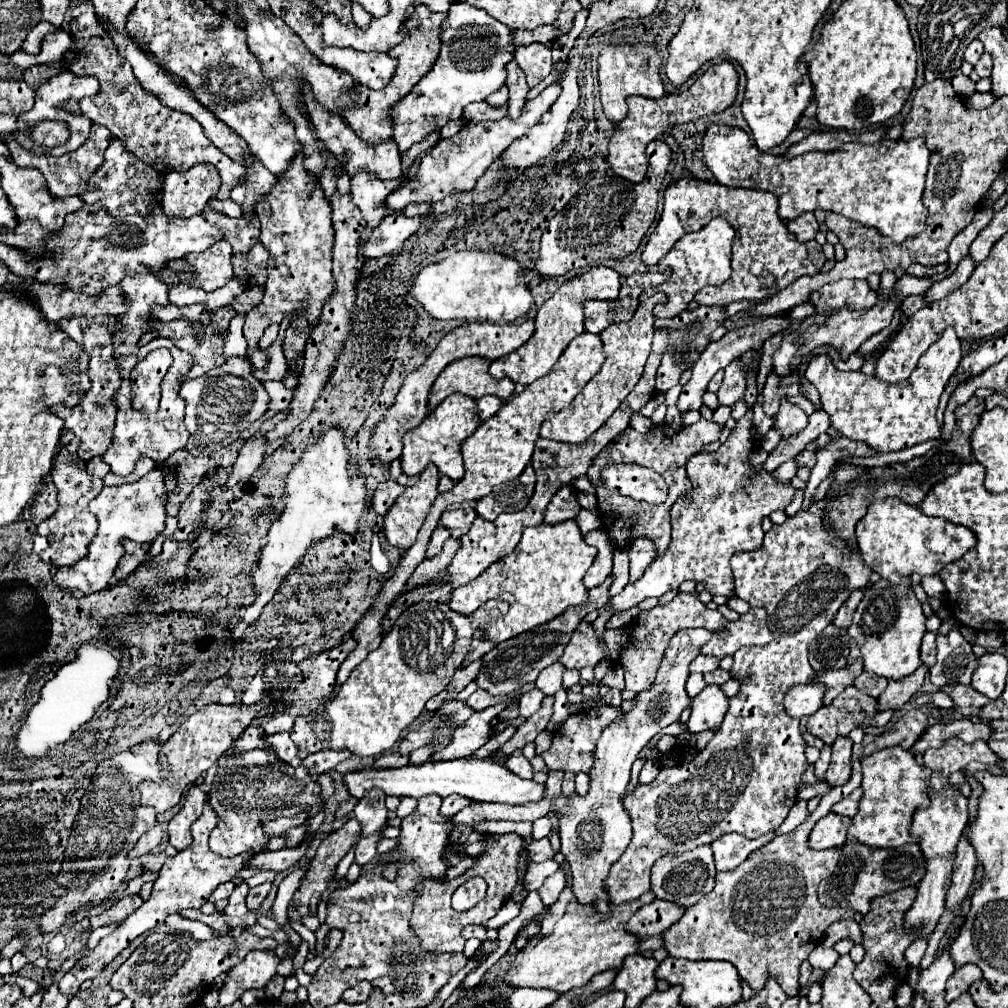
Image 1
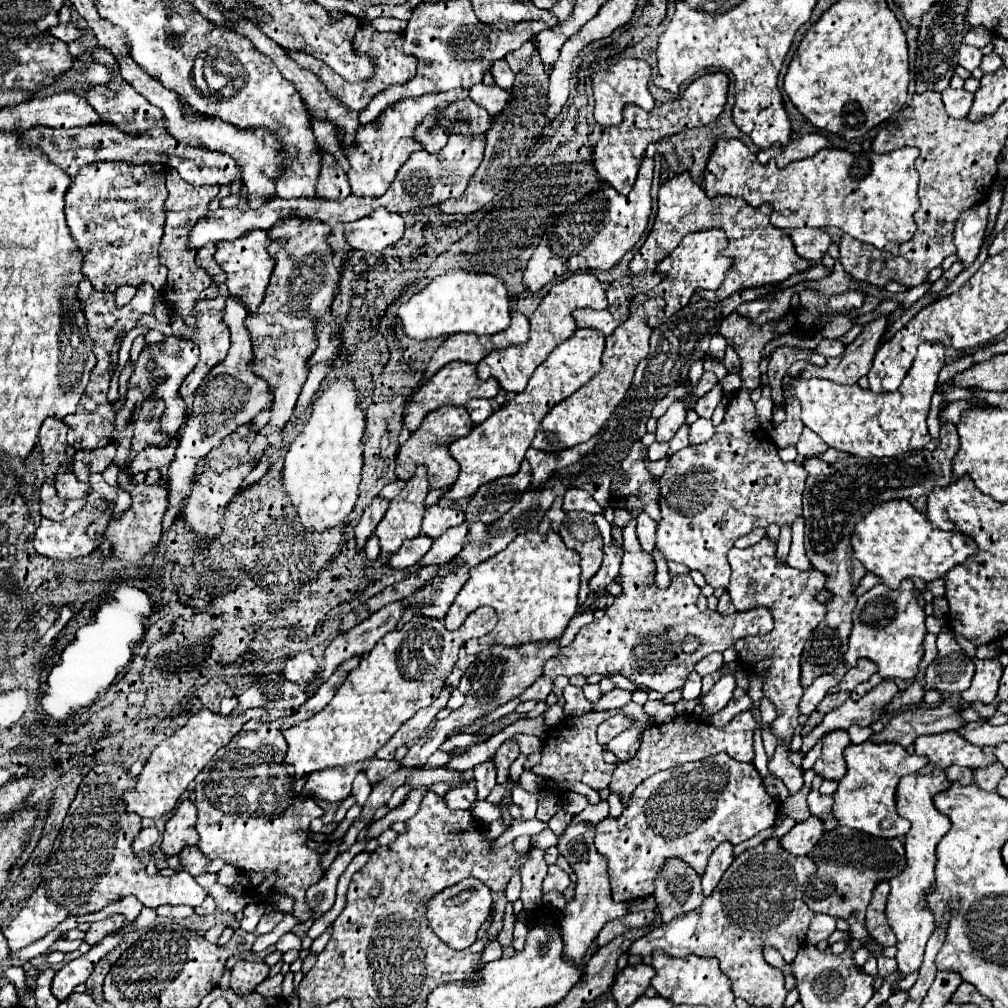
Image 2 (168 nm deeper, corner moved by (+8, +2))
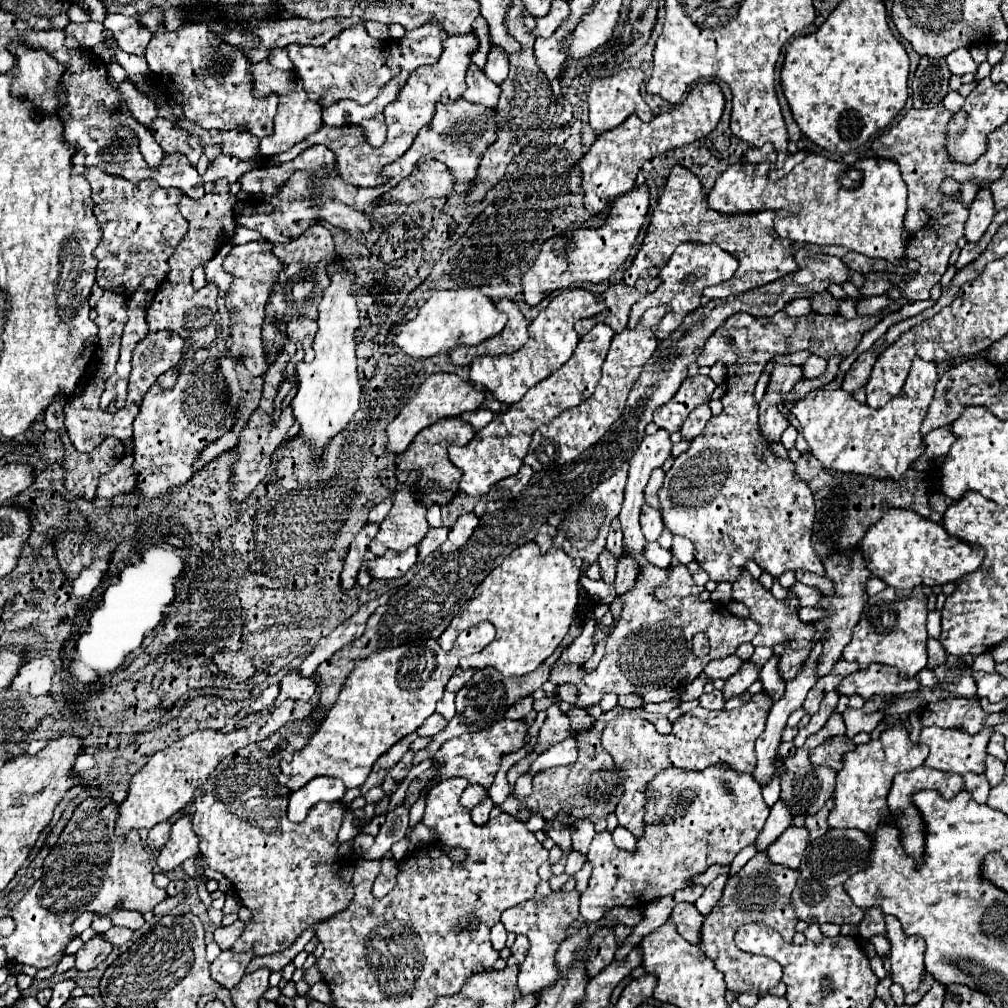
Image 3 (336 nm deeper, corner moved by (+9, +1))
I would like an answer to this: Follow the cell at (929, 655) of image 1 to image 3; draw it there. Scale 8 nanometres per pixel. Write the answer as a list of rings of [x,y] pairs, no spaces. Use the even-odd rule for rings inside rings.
[[[928,639],[928,669],[934,669],[946,661],[946,651],[940,647],[938,639]]]

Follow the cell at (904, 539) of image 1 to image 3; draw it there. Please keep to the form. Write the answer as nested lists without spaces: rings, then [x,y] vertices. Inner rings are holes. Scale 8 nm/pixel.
[[[912,509],[886,511],[878,523],[870,525],[860,547],[872,575],[904,595],[918,585],[934,587],[952,583],[976,571],[984,559],[984,549],[980,545],[954,539],[940,523],[924,519]]]

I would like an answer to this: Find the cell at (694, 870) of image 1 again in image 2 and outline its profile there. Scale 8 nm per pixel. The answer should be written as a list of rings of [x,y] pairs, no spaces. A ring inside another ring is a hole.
[[[671,858],[655,878],[653,892],[663,922],[671,922],[675,916],[695,910],[703,902],[701,876],[695,874],[693,866]]]

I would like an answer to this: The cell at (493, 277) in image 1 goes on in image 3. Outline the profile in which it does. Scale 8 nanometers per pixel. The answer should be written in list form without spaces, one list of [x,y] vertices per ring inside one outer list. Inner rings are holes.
[[[450,289],[436,291],[424,307],[420,307],[418,317],[400,325],[400,333],[394,337],[394,343],[412,359],[428,359],[438,353],[450,353],[458,345],[474,347],[490,337],[496,337],[506,325],[506,315],[502,315],[492,299],[482,295],[478,289]]]

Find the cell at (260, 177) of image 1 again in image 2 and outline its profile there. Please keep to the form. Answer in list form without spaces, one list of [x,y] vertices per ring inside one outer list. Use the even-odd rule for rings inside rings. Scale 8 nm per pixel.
[[[251,230],[233,242],[219,242],[215,252],[215,262],[227,272],[227,288],[231,294],[239,296],[249,312],[255,312],[265,296],[269,276],[273,270],[273,258],[267,254],[269,234],[267,230]]]

